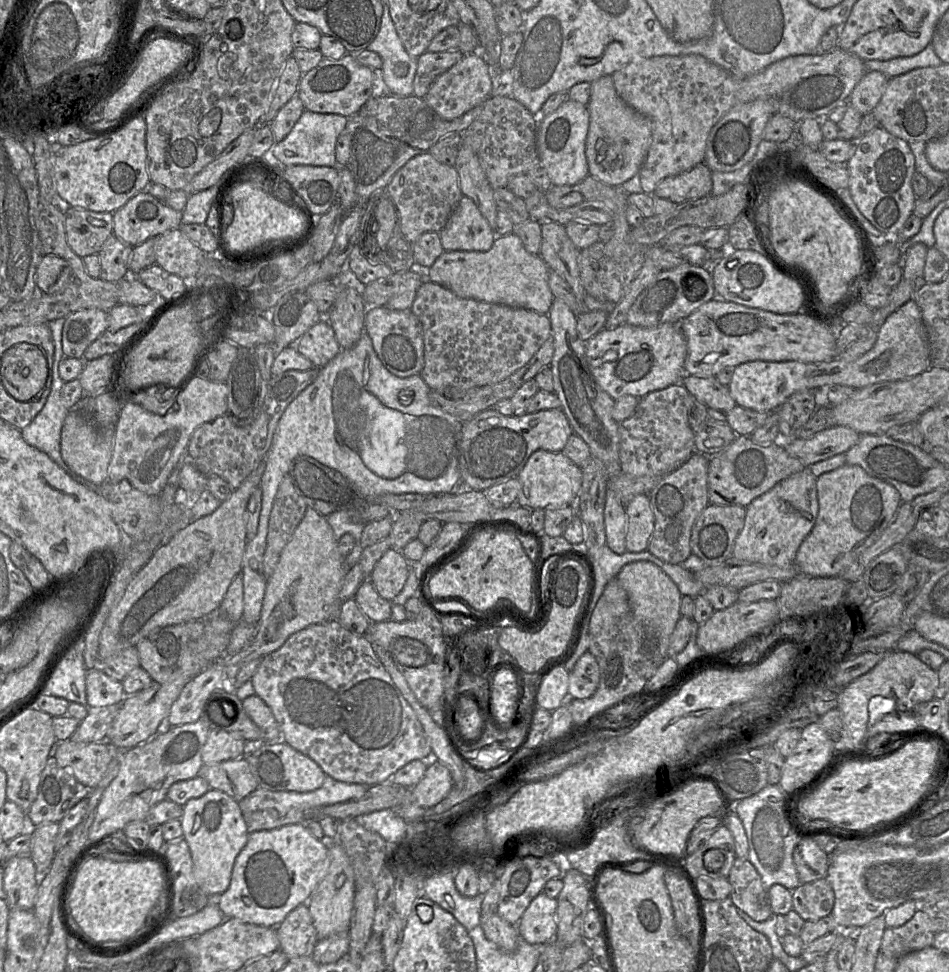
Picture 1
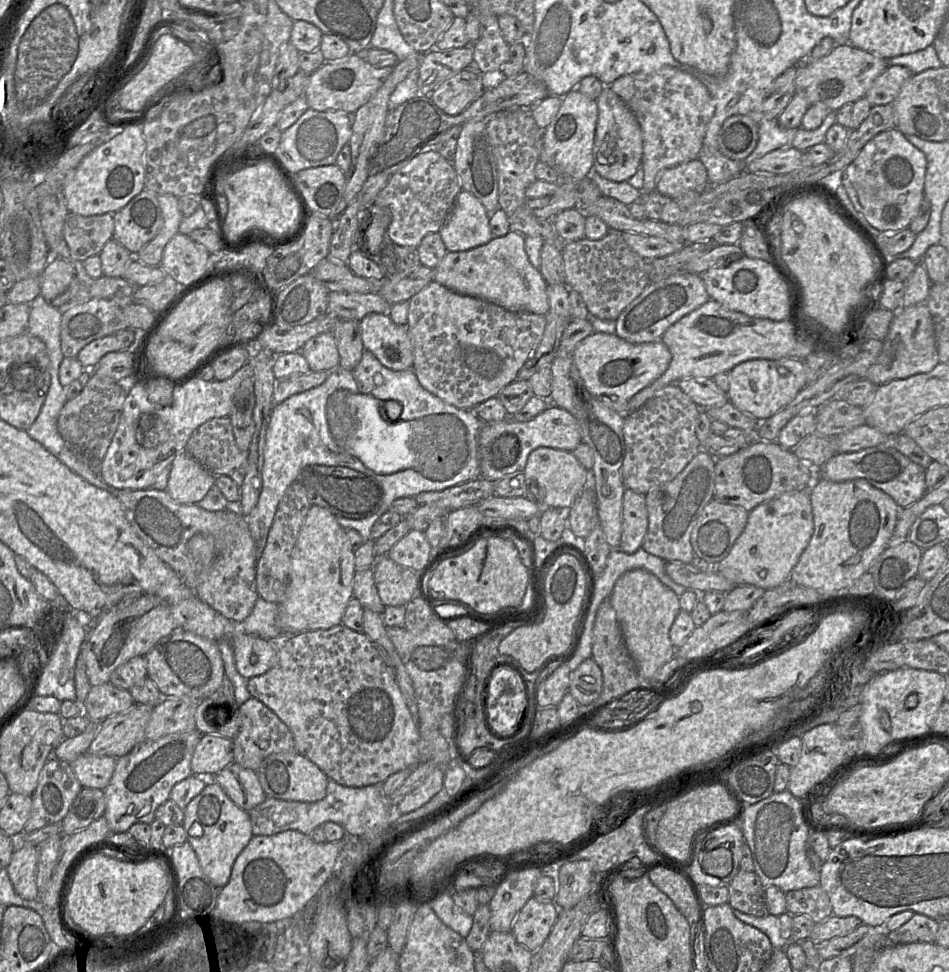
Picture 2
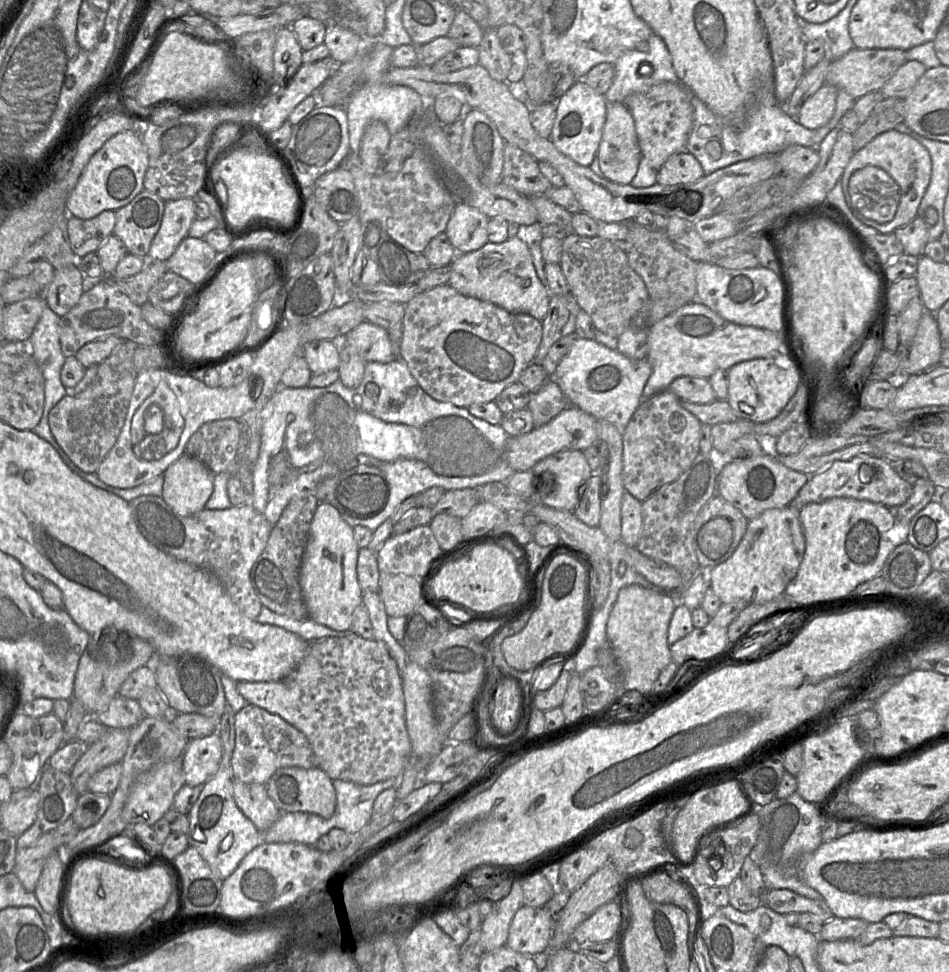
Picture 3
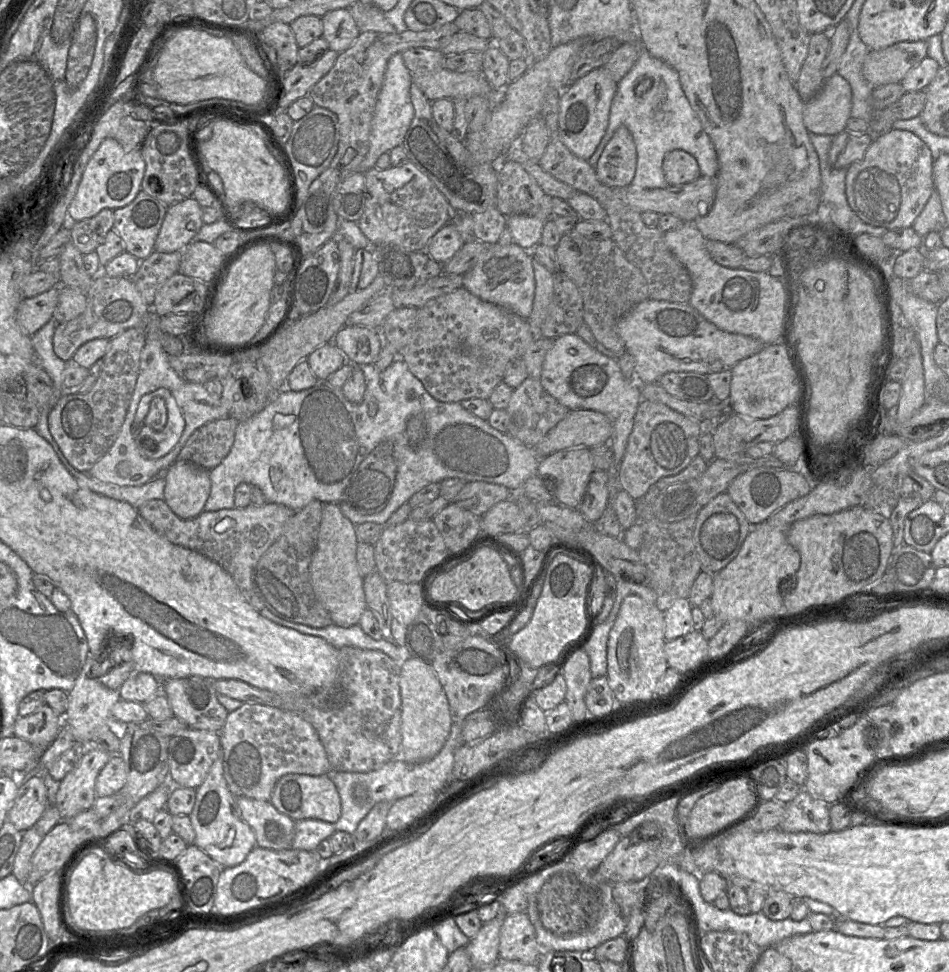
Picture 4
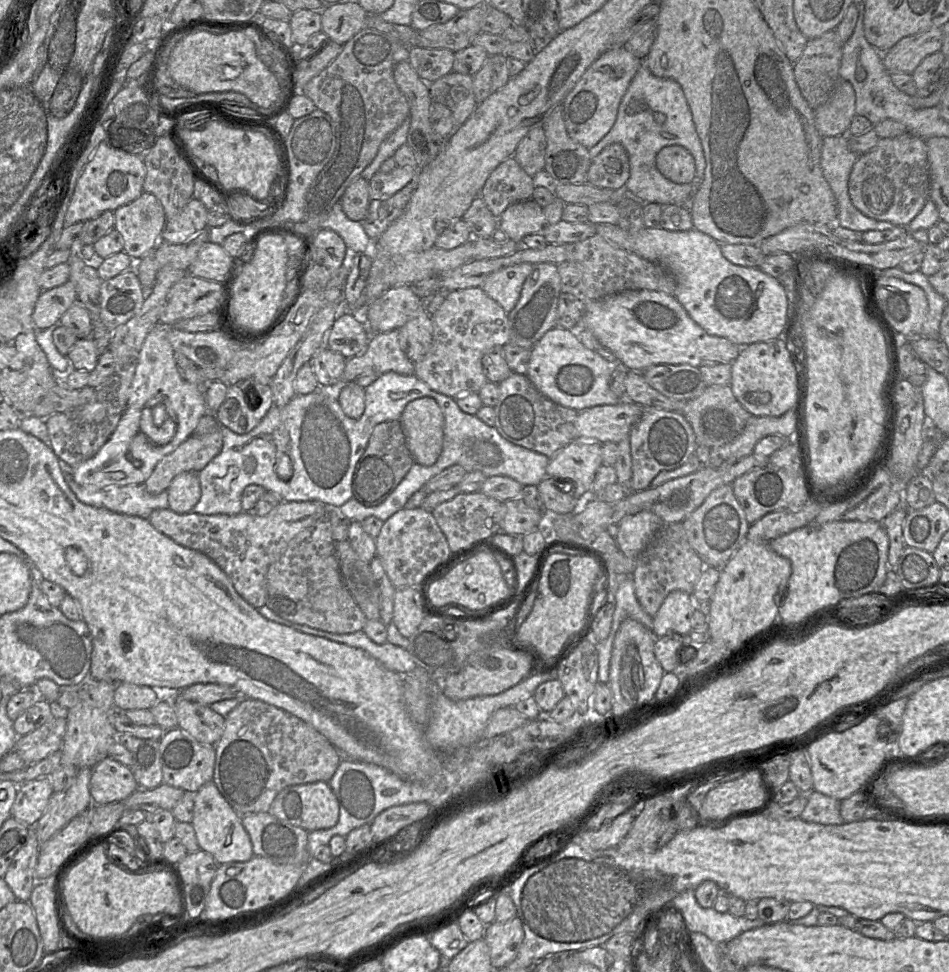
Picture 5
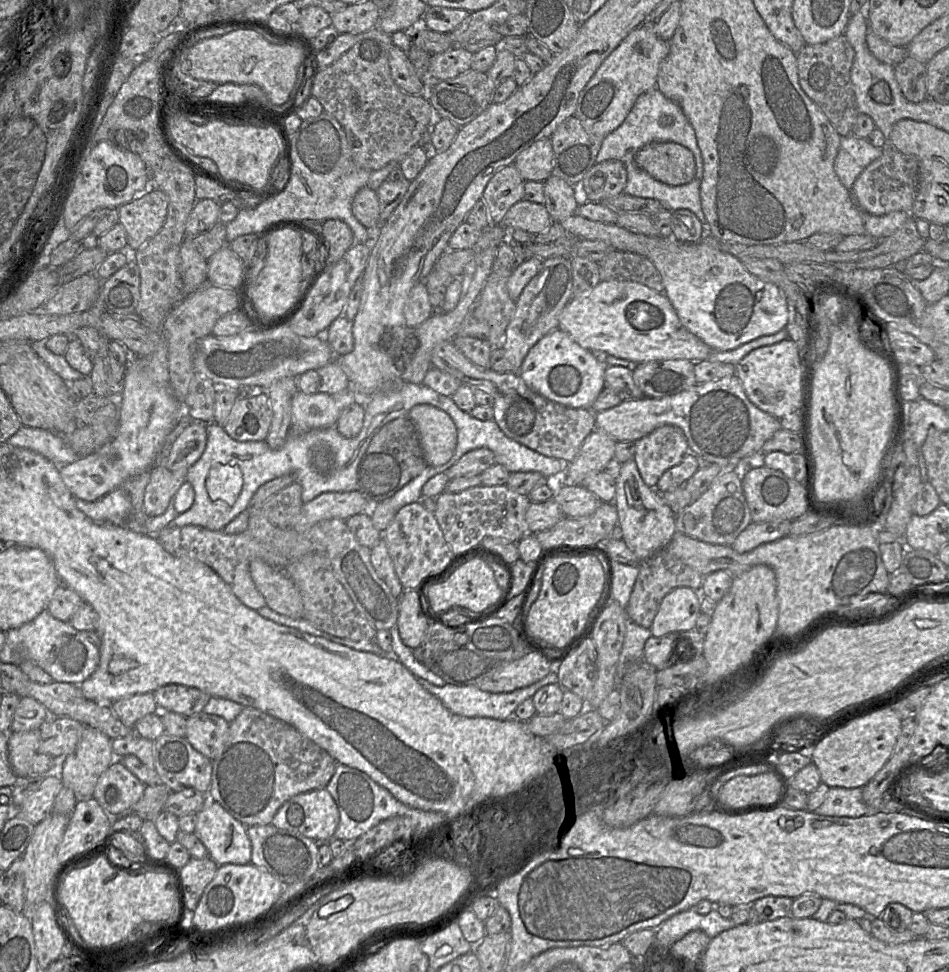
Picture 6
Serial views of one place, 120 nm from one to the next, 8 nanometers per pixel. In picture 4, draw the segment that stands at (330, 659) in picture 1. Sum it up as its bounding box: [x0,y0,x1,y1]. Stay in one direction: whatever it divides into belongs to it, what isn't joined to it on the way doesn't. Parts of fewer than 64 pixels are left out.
[213,649,402,772]

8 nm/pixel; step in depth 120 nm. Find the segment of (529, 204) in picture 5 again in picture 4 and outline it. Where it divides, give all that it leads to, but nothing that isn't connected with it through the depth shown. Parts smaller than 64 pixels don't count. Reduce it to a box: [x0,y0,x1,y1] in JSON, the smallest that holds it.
[506,215,545,250]

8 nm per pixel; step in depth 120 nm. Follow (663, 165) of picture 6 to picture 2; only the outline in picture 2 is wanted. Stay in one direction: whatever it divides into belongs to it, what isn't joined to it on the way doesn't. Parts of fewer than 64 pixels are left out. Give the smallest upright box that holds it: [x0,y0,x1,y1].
[656,159,707,198]

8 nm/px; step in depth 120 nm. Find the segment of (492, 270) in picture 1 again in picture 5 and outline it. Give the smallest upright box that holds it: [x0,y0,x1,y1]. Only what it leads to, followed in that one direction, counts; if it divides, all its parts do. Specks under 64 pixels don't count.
[480,263,533,313]

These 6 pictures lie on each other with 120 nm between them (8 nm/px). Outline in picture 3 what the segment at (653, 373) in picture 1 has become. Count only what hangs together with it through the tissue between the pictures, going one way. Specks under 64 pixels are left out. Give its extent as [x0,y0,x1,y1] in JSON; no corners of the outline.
[554,337,651,435]

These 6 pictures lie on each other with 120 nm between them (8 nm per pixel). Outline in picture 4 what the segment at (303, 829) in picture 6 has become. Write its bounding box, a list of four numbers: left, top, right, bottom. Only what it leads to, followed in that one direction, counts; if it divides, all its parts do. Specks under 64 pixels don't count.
[270,774,341,823]

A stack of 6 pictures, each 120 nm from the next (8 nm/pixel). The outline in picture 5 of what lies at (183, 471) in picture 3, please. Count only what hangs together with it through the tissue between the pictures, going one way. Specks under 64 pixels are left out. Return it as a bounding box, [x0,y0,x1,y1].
[168,472,201,514]

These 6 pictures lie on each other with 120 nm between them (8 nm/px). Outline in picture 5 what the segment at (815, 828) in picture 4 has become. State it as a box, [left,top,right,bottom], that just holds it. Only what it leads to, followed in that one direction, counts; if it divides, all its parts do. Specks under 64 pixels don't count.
[799,790,845,825]

